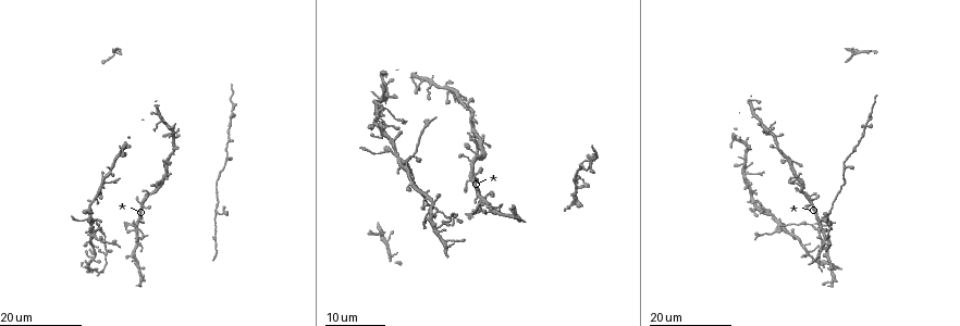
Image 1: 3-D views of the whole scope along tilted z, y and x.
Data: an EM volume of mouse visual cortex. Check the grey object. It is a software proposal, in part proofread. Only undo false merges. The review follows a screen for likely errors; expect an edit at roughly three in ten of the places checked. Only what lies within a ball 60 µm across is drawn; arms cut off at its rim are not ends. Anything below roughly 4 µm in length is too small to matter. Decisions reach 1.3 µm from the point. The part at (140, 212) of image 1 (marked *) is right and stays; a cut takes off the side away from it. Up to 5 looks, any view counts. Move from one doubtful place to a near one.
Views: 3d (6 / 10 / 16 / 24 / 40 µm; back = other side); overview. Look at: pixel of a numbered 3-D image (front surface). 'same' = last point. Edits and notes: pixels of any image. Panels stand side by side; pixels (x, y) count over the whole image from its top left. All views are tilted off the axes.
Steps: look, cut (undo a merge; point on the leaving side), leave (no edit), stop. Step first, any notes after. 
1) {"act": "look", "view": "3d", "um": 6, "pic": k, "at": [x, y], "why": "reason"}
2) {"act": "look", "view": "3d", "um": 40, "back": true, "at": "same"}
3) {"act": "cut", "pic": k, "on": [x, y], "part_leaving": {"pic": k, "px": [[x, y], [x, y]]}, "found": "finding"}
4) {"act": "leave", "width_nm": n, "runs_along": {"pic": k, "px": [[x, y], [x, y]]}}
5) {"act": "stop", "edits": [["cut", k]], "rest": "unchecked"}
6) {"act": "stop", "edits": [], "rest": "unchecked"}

{"act": "look", "view": "3d", "um": 24, "pic": 1, "at": [94, 233], "why": "thick turns thin"}

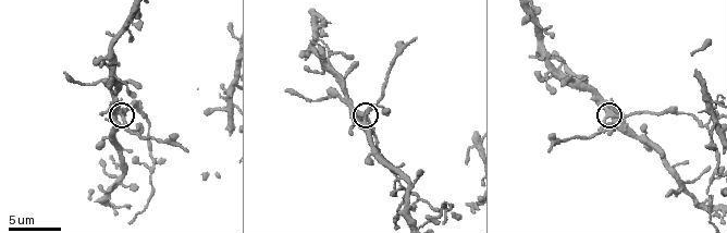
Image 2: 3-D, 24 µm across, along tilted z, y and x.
{"act": "look", "view": "3d", "um": 6, "pic": 2, "at": [614, 113]}

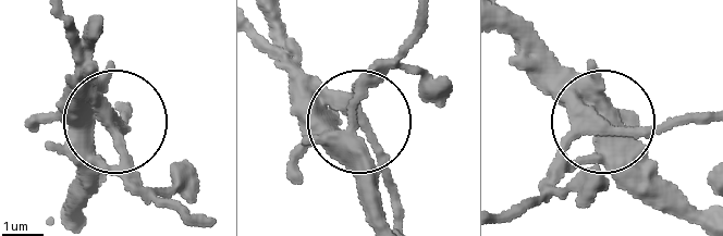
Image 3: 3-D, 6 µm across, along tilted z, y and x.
{"act": "leave", "width_nm": 350, "found": "continuous, no second neuron"}

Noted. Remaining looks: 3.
{"act": "look", "view": "3d", "um": 24, "pic": 1, "at": [822, 245], "why": "two arms in line, one across"}

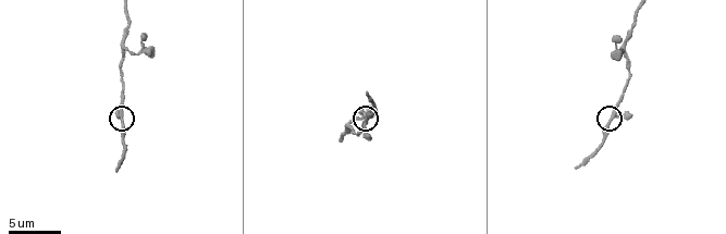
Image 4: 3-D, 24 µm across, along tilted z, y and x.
{"act": "look", "view": "3d", "um": 6, "pic": 4, "at": [121, 121]}

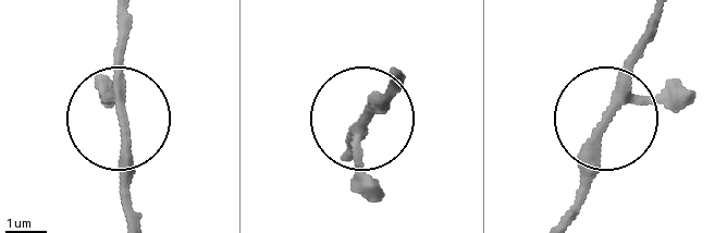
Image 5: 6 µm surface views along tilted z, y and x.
{"act": "leave", "arms": 3, "found": "all the same neuron"}

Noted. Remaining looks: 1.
{"act": "look", "view": "3d", "um": 10, "pic": 2, "at": [215, 175]}

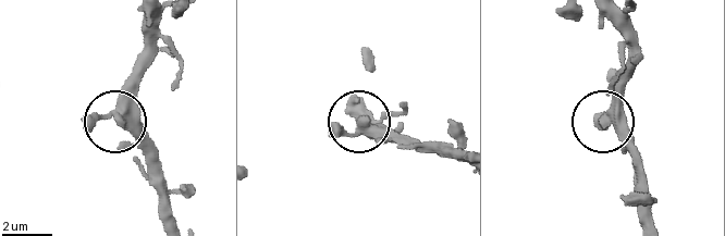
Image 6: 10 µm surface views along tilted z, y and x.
{"act": "leave", "found": "one neuron here"}

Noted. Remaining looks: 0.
{"act": "stop", "edits": [], "rest": "unchecked"}

